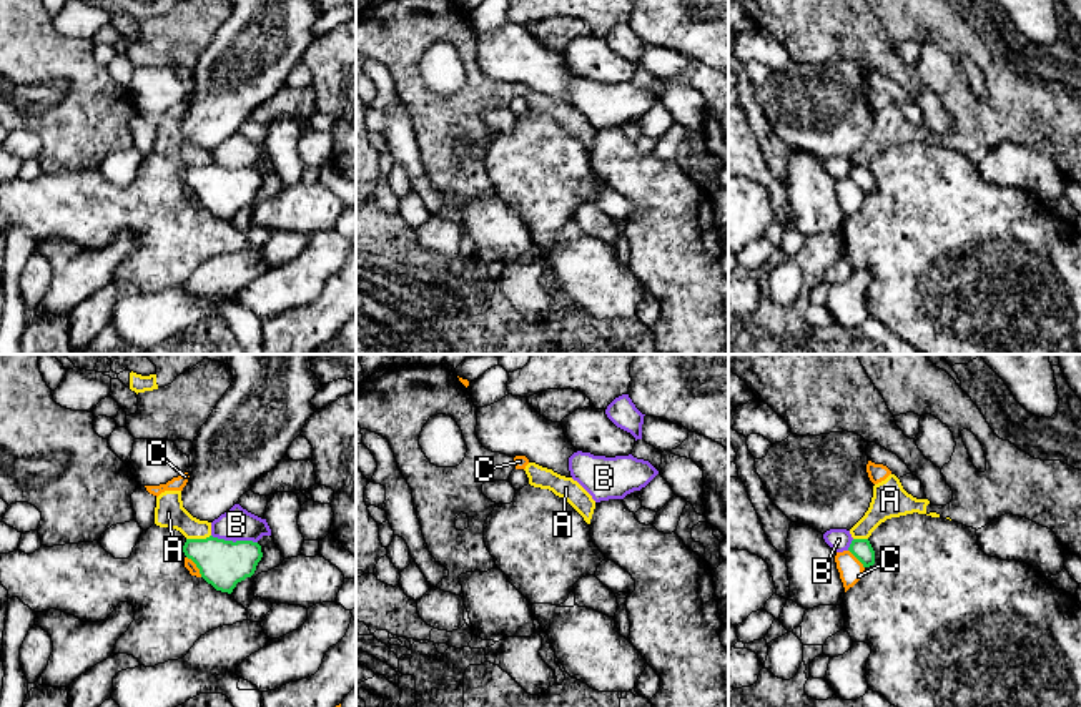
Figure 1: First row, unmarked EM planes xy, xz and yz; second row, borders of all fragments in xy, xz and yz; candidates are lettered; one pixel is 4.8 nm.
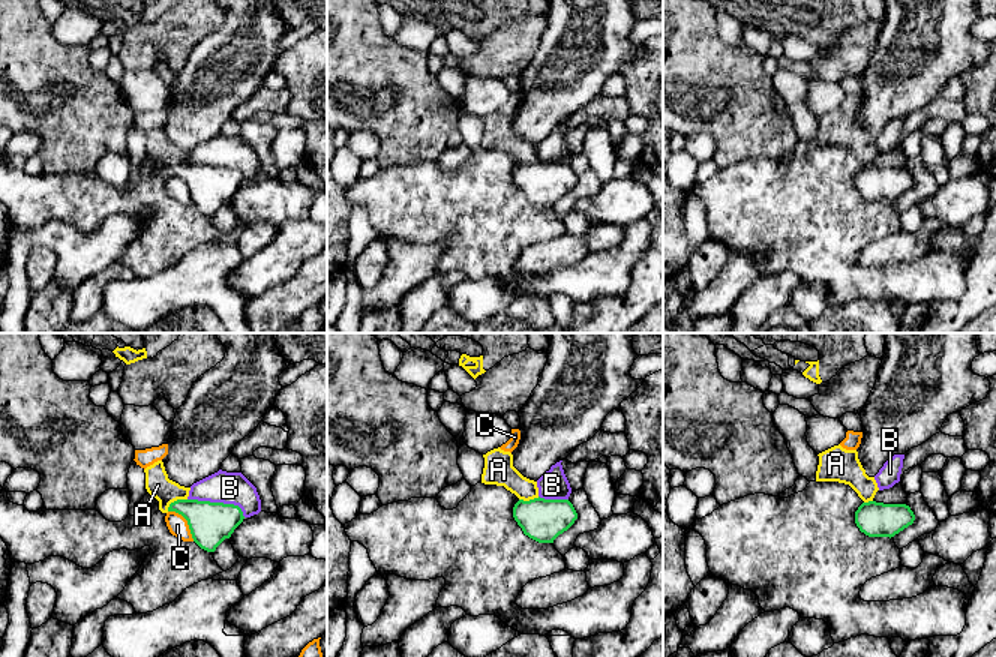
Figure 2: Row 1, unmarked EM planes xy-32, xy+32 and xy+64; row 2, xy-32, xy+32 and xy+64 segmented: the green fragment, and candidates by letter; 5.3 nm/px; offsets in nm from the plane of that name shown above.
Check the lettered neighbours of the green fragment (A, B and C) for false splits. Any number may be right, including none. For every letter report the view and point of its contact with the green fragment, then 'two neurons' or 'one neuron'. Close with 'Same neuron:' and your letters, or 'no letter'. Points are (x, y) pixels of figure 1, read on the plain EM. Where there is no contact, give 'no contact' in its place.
A: contact xy (198, 167); one neuron
B: contact xy (236, 168); two neurons
C: contact xy (197, 193); two neurons
Same neuron: A

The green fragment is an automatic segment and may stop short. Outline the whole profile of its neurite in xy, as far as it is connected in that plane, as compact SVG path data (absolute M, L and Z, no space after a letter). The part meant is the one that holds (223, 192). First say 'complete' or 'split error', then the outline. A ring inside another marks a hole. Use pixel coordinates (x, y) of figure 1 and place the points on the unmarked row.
split error | M165 118L156 125L155 151L176 156L185 165L183 180L216 218L231 221L238 210L251 205L263 185L253 168L225 168L211 163L211 150L193 145L181 128L181 118Z

